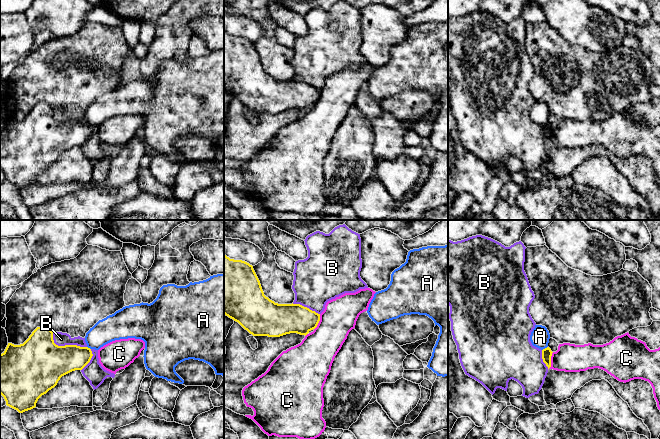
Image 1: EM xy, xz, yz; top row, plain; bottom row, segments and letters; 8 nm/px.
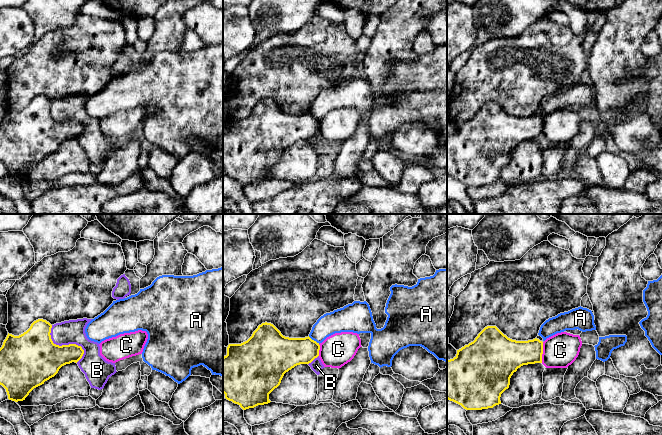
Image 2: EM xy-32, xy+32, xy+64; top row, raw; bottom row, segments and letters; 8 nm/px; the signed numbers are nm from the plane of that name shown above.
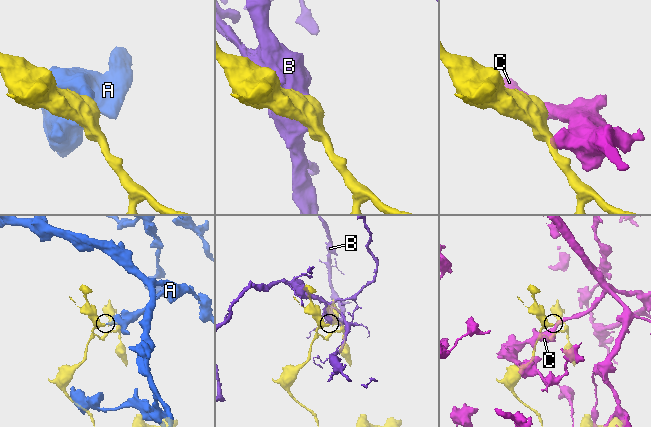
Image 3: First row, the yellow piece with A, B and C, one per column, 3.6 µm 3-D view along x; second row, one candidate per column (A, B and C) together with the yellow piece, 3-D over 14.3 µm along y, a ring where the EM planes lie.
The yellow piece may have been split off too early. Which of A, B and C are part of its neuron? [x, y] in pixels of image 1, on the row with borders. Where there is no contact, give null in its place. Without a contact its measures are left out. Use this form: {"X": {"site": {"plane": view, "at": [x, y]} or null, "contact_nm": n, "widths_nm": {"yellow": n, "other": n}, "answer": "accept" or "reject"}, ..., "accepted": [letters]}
{"A": {"site": {"plane": "yz", "at": [545, 348]}, "contact_nm": 60, "widths_nm": {"yellow": 80, "other": 150}, "answer": "reject"}, "B": {"site": {"plane": "xy", "at": [66, 345]}, "contact_nm": 300, "widths_nm": {"yellow": 380, "other": 110}, "answer": "reject"}, "C": {"site": {"plane": "yz", "at": [550, 360]}, "contact_nm": 140, "widths_nm": {"yellow": 80, "other": 220}, "answer": "reject"}, "accepted": []}

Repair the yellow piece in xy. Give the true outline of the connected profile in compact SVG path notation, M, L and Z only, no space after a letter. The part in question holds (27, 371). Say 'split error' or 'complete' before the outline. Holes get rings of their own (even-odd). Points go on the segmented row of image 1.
complete; M37 327L23 344L8 343L5 351L0 354L0 394L4 397L6 405L19 413L31 410L36 407L42 395L57 385L62 376L82 370L92 356L88 347L56 345L53 332L48 327Z

